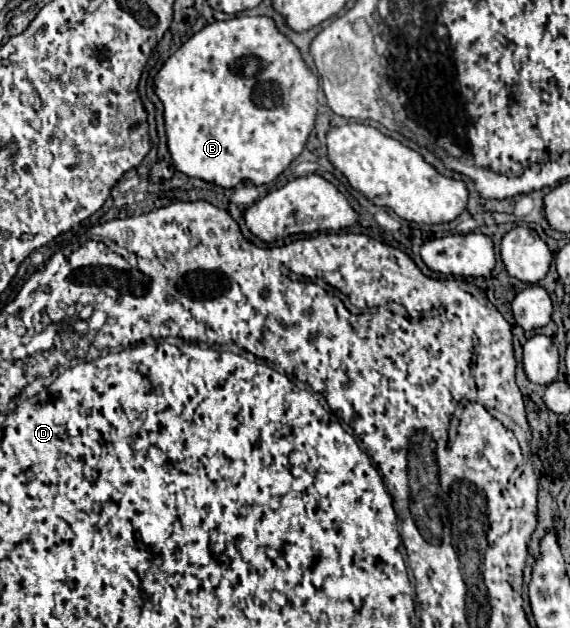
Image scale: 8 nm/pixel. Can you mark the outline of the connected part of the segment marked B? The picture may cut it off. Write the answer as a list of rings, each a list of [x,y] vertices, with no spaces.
[[[235,17],[215,21],[187,39],[163,63],[153,79],[153,89],[163,103],[167,147],[175,169],[187,177],[233,189],[243,181],[265,185],[299,157],[315,125],[319,79],[269,17]]]

